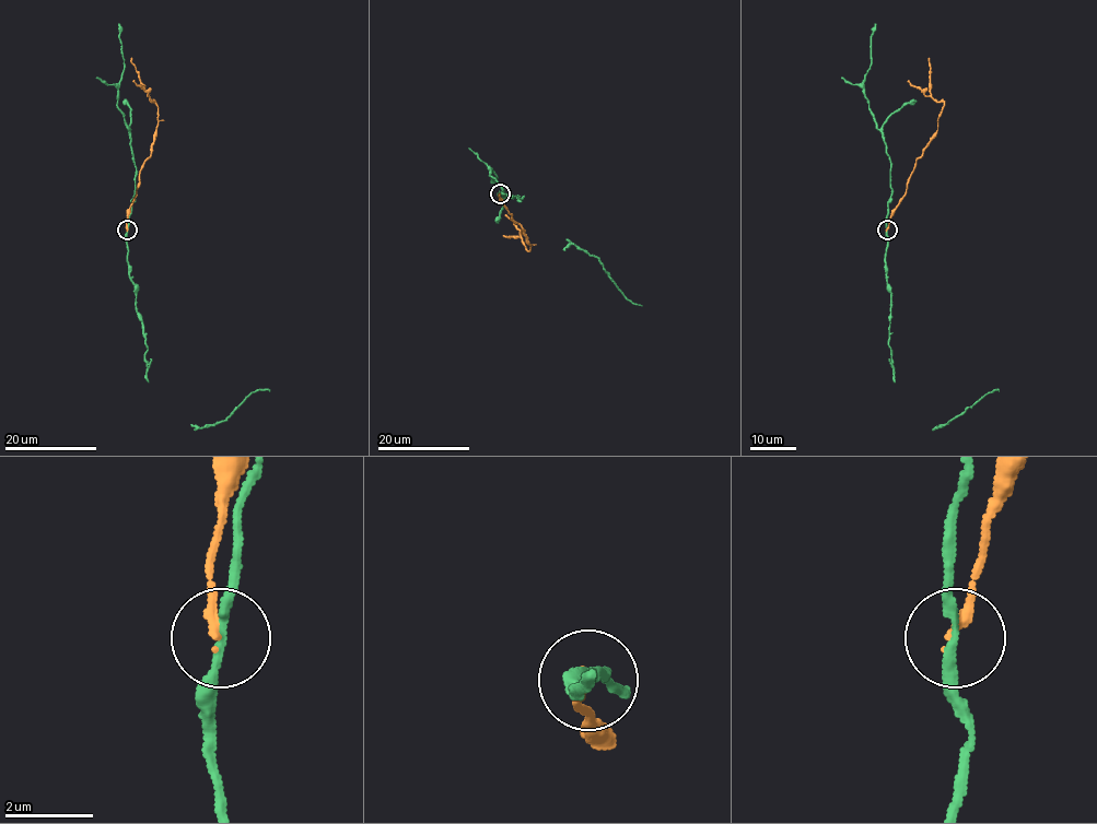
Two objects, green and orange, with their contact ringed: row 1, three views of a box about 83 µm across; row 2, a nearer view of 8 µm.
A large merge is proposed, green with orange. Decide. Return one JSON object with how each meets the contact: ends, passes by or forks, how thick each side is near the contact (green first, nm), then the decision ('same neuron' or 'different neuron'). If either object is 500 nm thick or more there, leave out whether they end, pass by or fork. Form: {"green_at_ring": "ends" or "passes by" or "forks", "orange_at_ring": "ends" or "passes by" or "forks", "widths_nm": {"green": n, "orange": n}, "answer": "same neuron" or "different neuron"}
{"green_at_ring": "passes by", "orange_at_ring": "ends", "widths_nm": {"green": 200, "orange": 220}, "answer": "different neuron"}

